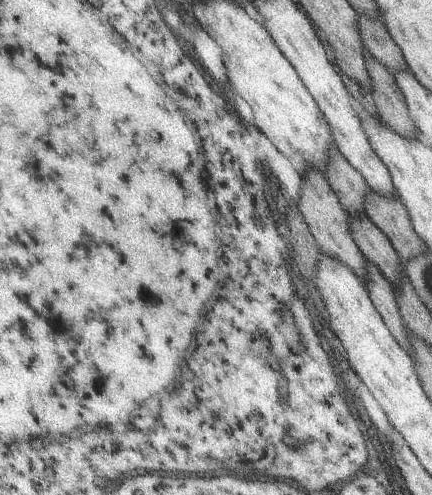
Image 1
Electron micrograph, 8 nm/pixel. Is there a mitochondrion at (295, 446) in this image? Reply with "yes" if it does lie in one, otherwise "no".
no

